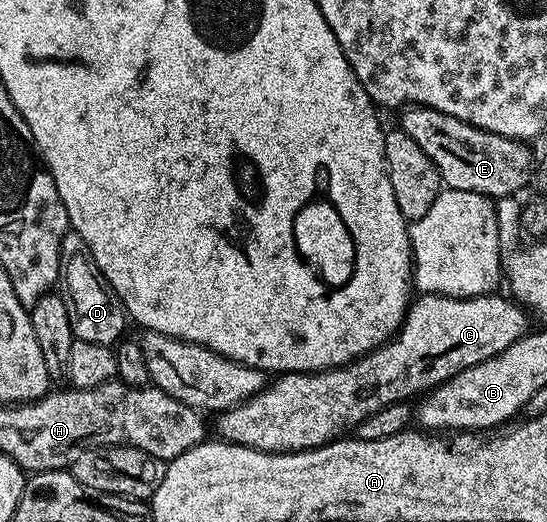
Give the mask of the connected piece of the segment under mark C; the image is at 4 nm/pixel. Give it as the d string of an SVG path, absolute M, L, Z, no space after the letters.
M421 293L409 305L400 329L377 350L333 370L279 375L260 393L217 417L219 437L267 454L297 454L345 437L366 416L374 416L374 412L382 412L395 402L408 402L415 394L435 390L458 372L498 356L529 333L525 307L501 294L448 298Z

